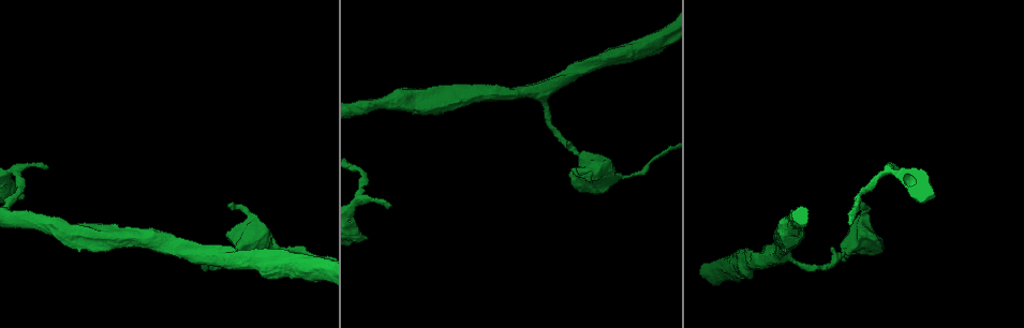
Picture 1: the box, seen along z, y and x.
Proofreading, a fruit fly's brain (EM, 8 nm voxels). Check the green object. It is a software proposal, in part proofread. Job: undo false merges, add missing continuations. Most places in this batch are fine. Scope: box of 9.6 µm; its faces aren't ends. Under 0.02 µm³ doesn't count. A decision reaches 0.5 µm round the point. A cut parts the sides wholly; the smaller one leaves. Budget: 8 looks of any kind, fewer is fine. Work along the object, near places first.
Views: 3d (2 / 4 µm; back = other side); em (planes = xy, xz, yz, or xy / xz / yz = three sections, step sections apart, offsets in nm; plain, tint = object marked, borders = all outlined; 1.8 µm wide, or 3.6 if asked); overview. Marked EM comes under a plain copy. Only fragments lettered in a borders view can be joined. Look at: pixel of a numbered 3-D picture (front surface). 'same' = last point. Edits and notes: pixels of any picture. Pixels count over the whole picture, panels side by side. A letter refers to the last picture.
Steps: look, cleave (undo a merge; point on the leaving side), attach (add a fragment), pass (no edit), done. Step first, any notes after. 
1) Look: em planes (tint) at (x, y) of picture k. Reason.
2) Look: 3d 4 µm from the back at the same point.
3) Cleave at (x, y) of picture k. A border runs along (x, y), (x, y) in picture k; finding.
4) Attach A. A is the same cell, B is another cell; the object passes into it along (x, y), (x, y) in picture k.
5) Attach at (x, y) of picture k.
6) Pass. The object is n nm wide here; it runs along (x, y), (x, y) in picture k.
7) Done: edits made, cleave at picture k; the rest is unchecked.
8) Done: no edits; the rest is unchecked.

Look: em planes (tint) at (197, 255) of picture 1. Thick turns thin.

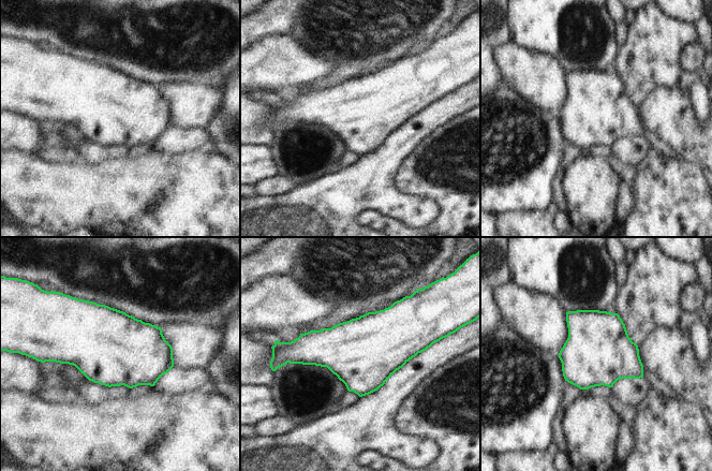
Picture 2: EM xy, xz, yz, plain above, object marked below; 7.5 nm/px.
Look: em planes (borders) at the same point. What lies round it.

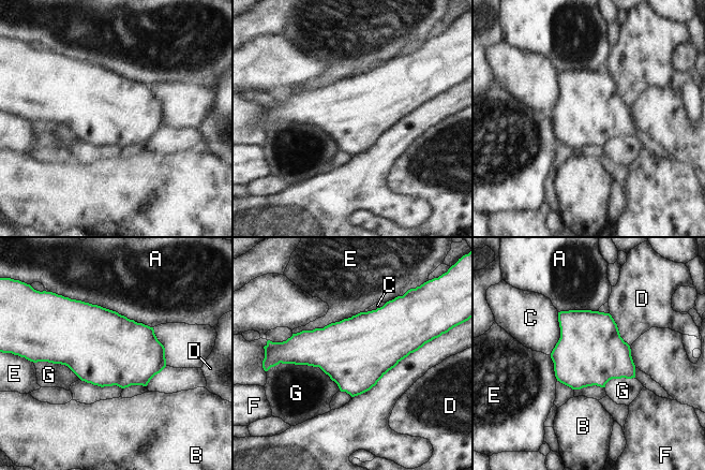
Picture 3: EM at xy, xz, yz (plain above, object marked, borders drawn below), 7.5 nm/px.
Pass. A, B, C, D, E, F and G are other cells; a border runs along (279, 363), (318, 366), (340, 390) in picture 3; one cell here.

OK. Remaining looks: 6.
Look: em xy step 8 (tint) at (227, 204) of picture 1. Thin end.

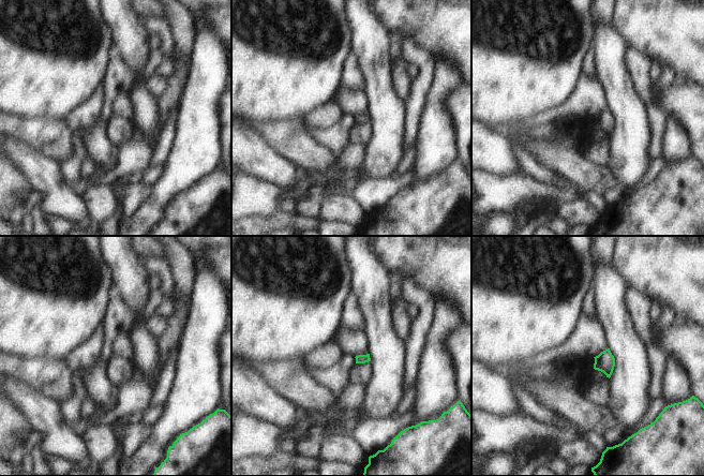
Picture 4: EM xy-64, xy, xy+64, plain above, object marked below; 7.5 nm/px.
Look: em planes (borders) at the same point. Another direction.

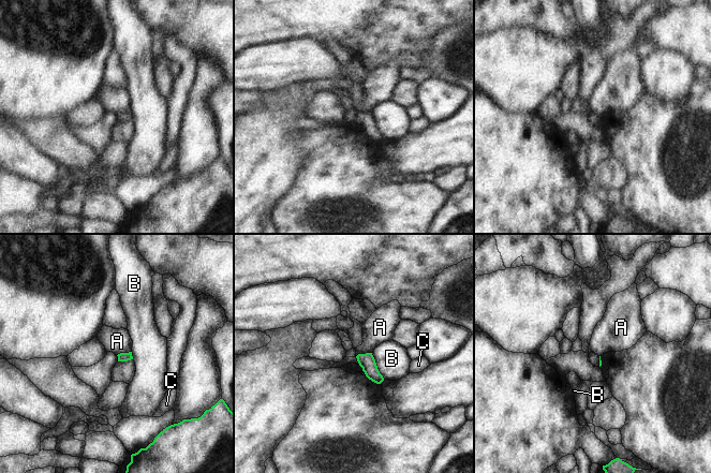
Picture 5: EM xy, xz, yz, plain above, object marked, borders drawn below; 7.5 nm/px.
Pass. A, B and C are other cells; a border runs along (371, 352), (358, 354), (358, 365) in picture 5; none of them fits.

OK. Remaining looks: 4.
Look: 3d 4 µm at (387, 209) of picture 1. Thin end.

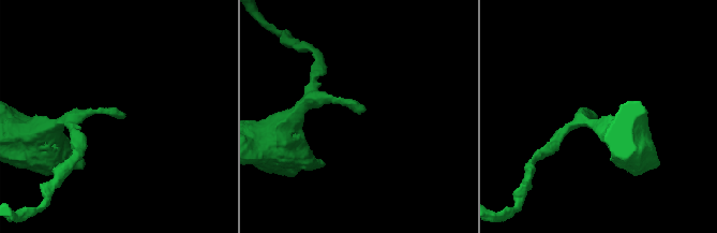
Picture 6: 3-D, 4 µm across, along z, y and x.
Look: em planes (borders) at (595, 117) of picture 6. Now the EM.

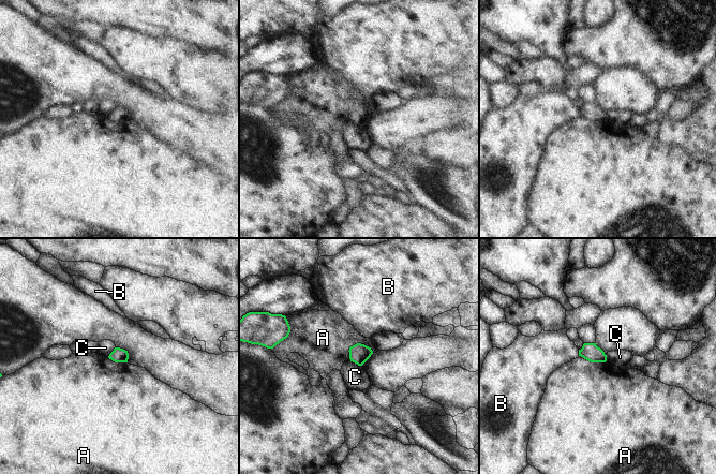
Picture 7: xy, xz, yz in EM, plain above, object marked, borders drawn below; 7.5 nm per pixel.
Pass. A, B and C are other cells; a border runs along (347, 351), (363, 343), (373, 352) in picture 7; none of them fits.

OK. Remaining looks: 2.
Done: no edits; the rest is unchecked.

